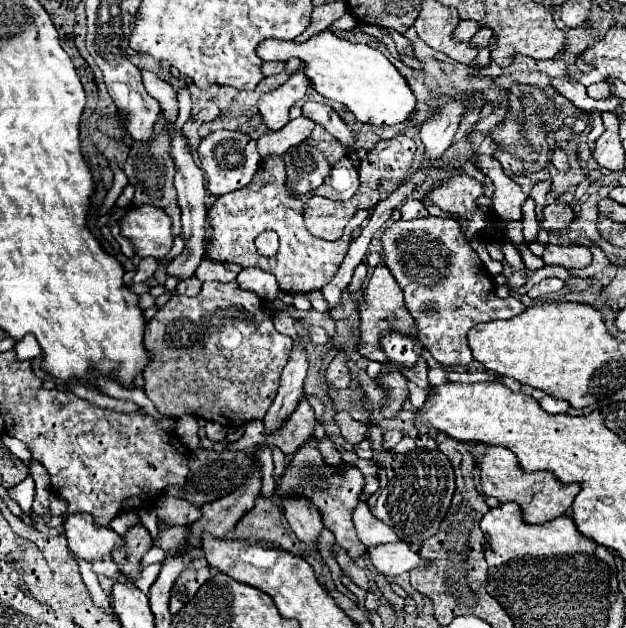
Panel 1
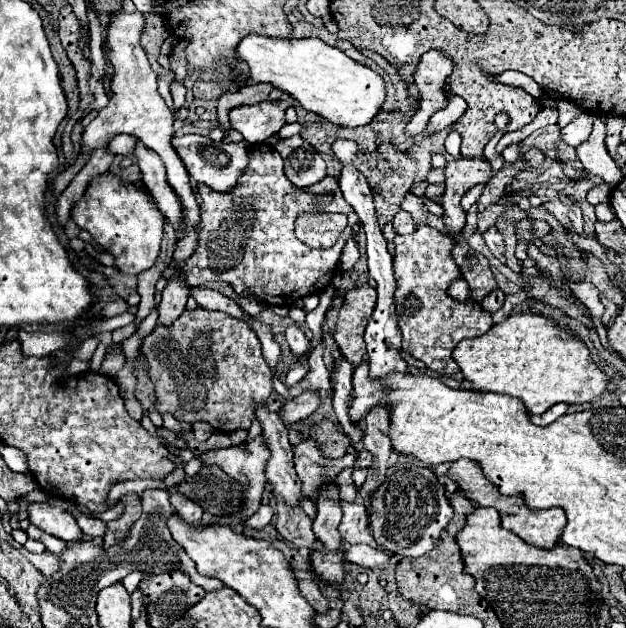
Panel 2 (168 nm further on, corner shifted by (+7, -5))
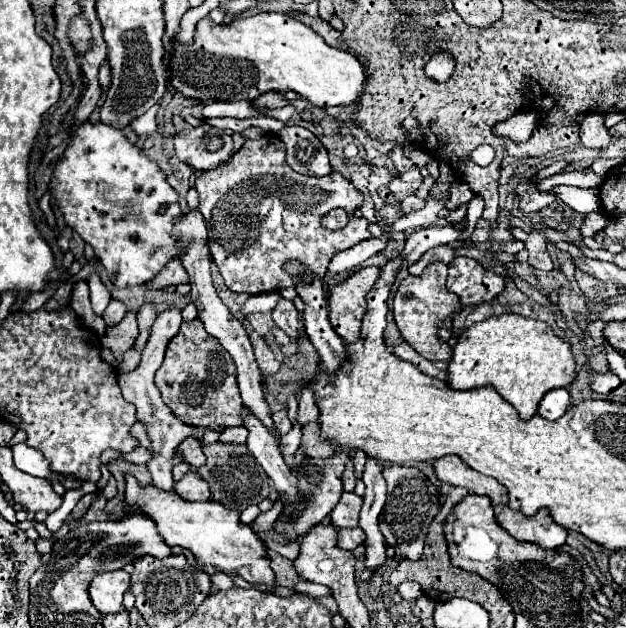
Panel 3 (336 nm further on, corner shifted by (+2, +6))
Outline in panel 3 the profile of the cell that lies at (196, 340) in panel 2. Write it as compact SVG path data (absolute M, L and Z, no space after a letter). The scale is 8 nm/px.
M200 320L184 322L178 336L168 344L162 366L156 372L154 384L158 386L166 406L188 426L208 430L224 430L228 426L242 426L242 400L236 384L236 368L230 354L218 344L216 338L204 330Z

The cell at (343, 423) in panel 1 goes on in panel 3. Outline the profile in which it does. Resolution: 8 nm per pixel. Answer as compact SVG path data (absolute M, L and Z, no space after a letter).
M316 422L302 428L302 444L300 444L304 456L308 458L328 458L334 454L332 444L326 440L320 440L320 426Z

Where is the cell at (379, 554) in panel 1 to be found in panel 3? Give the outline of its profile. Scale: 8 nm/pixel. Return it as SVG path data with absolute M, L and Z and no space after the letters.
M338 528L338 548L352 552L360 544L364 544L362 528Z

